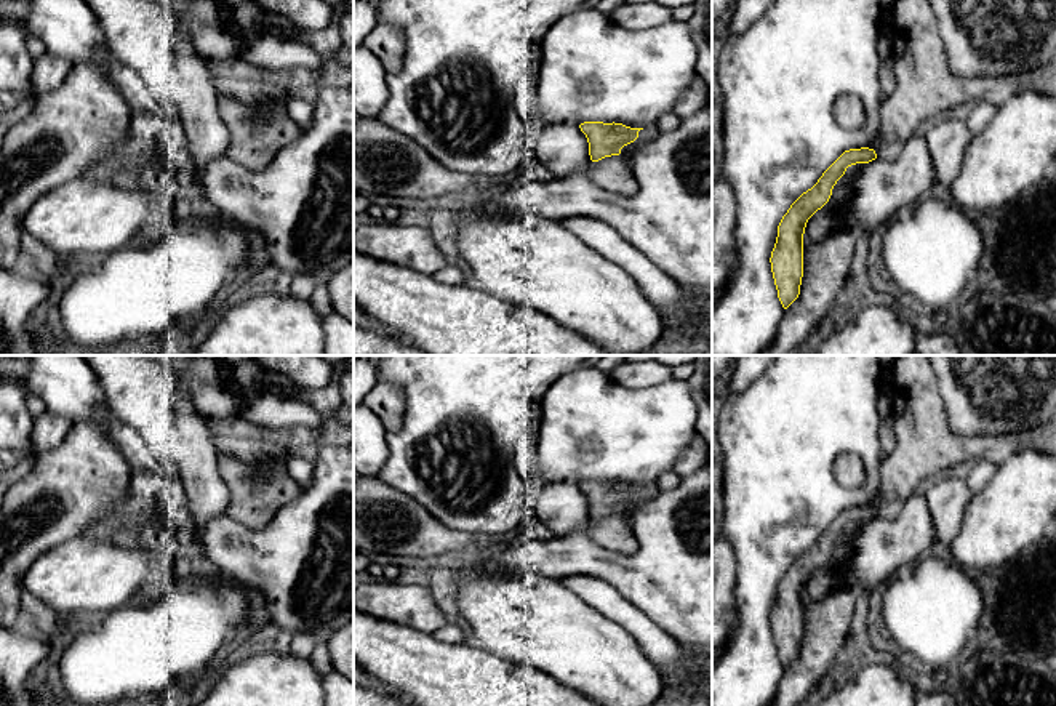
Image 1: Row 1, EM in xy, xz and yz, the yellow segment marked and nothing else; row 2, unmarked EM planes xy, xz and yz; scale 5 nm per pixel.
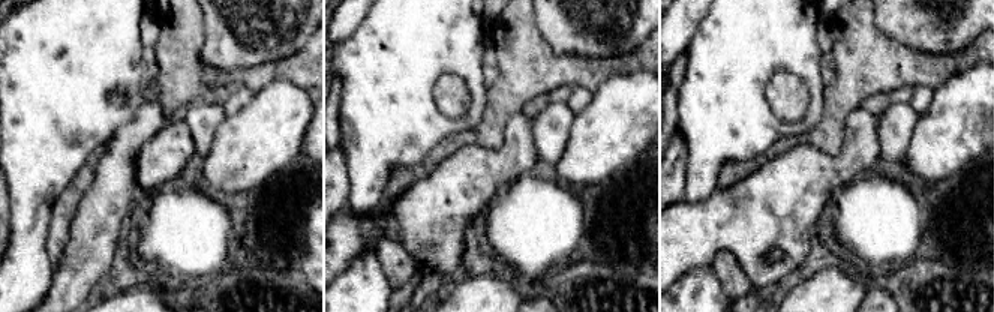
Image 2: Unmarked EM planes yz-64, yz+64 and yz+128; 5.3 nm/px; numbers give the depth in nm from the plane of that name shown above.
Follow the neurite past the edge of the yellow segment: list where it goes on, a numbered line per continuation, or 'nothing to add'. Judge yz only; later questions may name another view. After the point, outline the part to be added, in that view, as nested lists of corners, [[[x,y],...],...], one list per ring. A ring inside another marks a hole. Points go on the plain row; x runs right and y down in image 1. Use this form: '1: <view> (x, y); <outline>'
1: yz (927, 449); [[[899,355],[894,362],[891,429],[896,435],[894,450],[882,461],[880,491],[883,495],[877,517],[894,519],[907,498],[923,480],[936,480],[947,475],[957,464],[968,459],[986,459],[1002,466],[1011,455],[1021,450],[1035,450],[1056,456],[1056,411],[1043,424],[1021,432],[1000,435],[960,435],[949,424],[939,394],[938,376],[926,355]]]

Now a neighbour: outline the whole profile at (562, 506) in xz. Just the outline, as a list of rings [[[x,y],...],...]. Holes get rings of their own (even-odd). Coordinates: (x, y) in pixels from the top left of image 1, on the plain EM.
[[[570,480],[542,482],[539,490],[530,493],[528,509],[555,536],[566,535],[590,519],[586,493]]]

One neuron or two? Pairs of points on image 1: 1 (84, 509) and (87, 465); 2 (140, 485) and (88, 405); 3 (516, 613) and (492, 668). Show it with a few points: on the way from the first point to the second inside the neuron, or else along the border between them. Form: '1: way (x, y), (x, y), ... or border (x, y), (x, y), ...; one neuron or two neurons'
1: way (84, 498), (85, 476); one neuron
2: way (140, 465), (140, 458), (130, 444), (109, 423); one neuron
3: border (476, 644), (512, 663), (533, 666); two neurons

